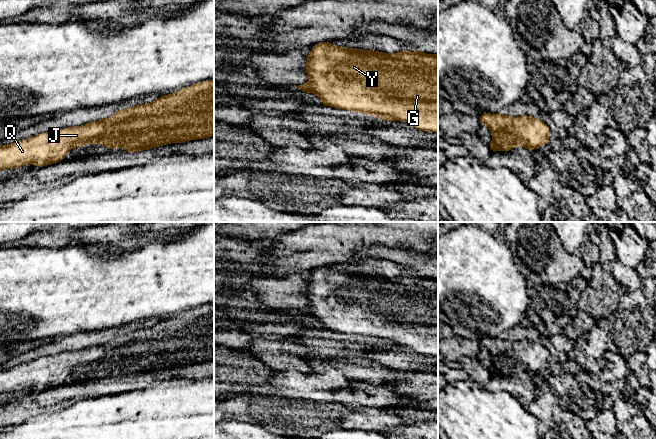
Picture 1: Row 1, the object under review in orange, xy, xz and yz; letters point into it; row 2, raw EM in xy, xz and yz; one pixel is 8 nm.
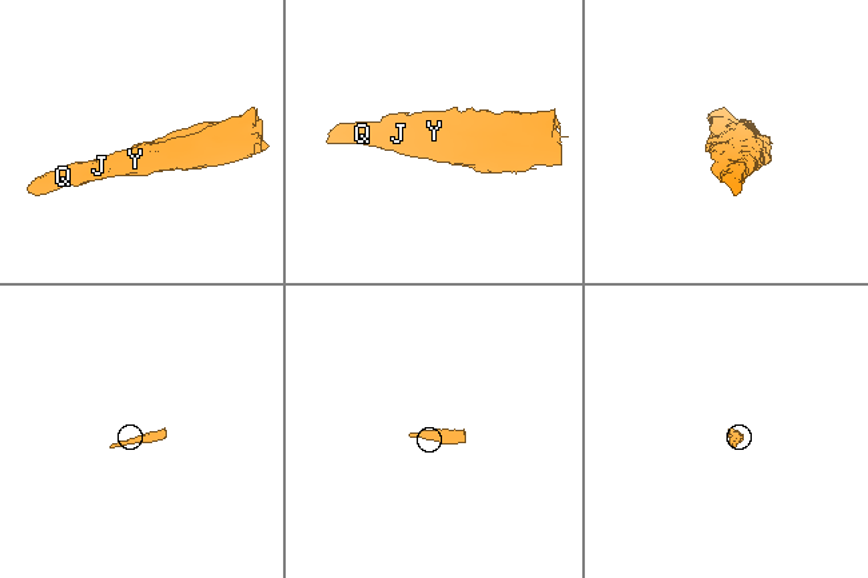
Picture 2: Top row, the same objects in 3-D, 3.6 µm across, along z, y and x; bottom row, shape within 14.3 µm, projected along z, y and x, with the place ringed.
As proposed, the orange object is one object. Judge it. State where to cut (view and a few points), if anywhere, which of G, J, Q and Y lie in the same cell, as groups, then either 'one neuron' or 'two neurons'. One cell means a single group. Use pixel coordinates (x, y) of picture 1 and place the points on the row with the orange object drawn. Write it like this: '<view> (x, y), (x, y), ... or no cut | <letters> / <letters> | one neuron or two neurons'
no cut | G J Q Y | one neuron

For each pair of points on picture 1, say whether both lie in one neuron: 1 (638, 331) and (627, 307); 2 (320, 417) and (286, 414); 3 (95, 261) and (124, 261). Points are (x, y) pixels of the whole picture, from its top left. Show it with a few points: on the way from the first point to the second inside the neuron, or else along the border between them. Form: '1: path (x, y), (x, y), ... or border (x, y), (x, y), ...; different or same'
1: path (632, 325), (631, 313); same
2: path (312, 417), (294, 417); same
3: path (102, 261), (117, 261); same

